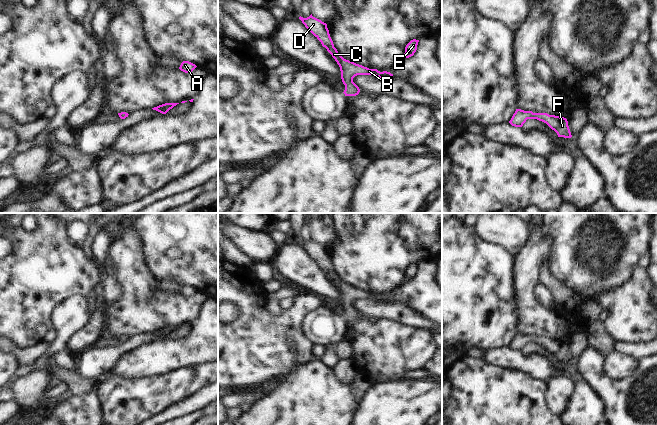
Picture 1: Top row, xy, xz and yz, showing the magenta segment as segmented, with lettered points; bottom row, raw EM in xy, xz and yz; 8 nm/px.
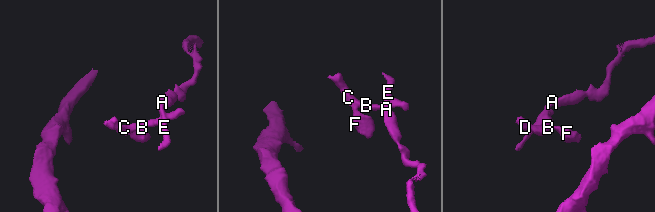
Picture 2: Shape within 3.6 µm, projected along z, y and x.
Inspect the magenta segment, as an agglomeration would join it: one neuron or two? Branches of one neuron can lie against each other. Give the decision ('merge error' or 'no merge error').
no merge error

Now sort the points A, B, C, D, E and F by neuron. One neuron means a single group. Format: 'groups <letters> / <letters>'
groups A B C D E F

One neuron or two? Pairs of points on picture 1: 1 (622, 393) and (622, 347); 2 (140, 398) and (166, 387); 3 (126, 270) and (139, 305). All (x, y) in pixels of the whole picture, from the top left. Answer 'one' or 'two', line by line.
1: two
2: one
3: one

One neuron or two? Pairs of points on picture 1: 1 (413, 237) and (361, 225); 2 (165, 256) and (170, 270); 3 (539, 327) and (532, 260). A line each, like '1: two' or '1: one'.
1: one
2: one
3: one

